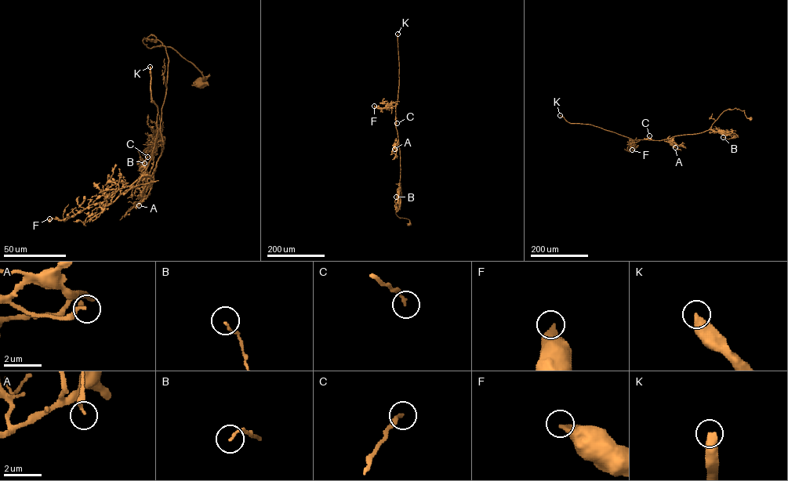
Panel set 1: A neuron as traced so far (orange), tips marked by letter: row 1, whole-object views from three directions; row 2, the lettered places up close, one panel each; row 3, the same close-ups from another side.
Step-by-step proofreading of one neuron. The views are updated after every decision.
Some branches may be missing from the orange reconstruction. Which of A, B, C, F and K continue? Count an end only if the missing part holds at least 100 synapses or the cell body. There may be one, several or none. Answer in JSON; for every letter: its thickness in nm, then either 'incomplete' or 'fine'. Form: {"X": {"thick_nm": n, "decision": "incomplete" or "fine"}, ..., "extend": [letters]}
{"A": {"thick_nm": 180, "decision": "fine"}, "B": {"thick_nm": 110, "decision": "fine"}, "C": {"thick_nm": 180, "decision": "fine"}, "F": {"thick_nm": 460, "decision": "fine"}, "K": {"thick_nm": 440, "decision": "incomplete"}, "extend": ["K"]}

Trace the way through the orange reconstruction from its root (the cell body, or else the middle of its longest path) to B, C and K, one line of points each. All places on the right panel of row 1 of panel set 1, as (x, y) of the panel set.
B: (750, 119), (746, 117), (744, 110), (738, 109), (724, 110), (709, 129), (736, 135), (728, 139), (723, 137)
C: (750, 119), (746, 117), (744, 110), (728, 109), (709, 129), (701, 132), (659, 140), (648, 139), (649, 135)
K: (750, 119), (744, 110), (728, 109), (701, 132), (633, 140), (591, 124), (570, 123), (560, 115)

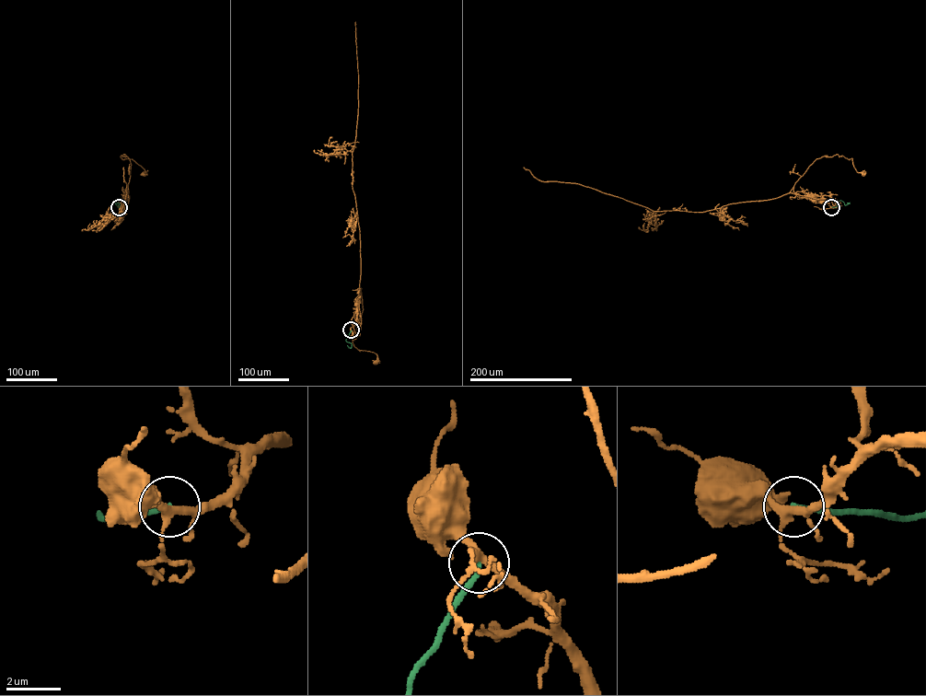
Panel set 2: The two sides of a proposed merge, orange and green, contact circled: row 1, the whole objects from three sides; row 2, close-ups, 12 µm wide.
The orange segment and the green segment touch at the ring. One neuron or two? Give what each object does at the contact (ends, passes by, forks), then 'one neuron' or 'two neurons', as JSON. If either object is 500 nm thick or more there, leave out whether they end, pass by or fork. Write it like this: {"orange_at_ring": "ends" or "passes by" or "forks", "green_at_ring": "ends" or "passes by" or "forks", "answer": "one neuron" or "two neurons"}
{"orange_at_ring": "forks", "green_at_ring": "ends", "answer": "two neurons"}

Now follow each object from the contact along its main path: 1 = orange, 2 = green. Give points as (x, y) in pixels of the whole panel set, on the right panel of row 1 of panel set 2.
1: (832, 207), (840, 203), (834, 199), (790, 192), (815, 161), (843, 156), (851, 158), (857, 171), (863, 174)
2: (832, 207), (839, 201), (845, 205), (850, 202), (847, 202)

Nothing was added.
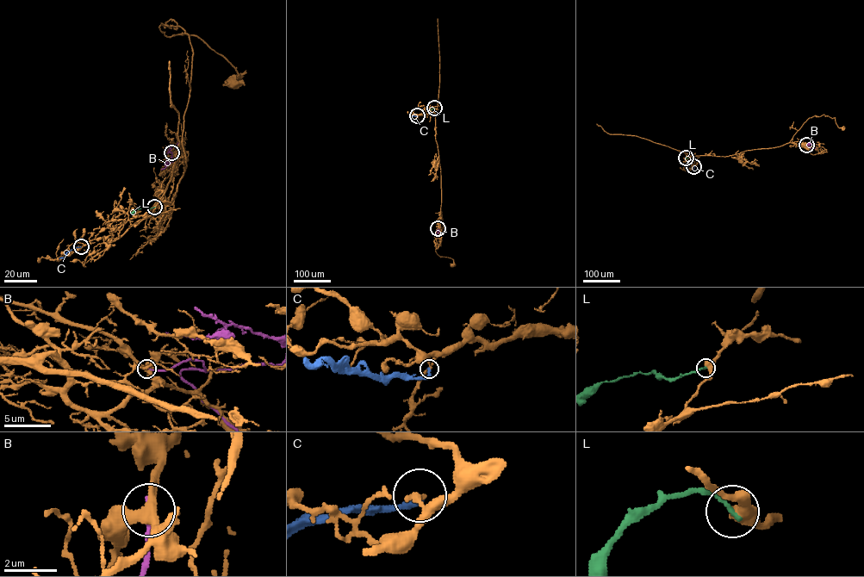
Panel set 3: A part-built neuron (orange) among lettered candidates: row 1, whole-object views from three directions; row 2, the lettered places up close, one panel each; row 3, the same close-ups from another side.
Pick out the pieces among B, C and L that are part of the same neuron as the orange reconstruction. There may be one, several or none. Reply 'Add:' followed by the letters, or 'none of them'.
Add: none of them

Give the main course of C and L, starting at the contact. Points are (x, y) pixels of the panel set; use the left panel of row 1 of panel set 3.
C: (81, 246), (73, 247), (59, 257)
L: (154, 207), (131, 213)

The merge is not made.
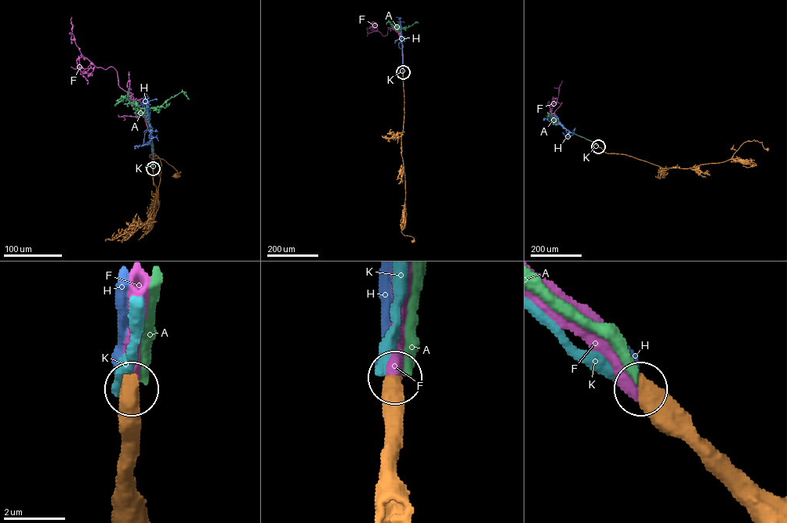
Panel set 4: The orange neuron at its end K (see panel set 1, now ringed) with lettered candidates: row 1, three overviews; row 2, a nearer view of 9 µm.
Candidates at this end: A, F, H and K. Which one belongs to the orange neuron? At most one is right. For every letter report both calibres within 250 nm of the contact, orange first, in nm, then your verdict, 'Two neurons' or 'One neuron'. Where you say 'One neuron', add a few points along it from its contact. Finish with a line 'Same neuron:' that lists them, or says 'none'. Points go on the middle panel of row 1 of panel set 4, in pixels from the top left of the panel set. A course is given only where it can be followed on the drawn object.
A: Thickness 550 nm (orange) against 320 nm. Two neurons
F: Thickness 600 nm (orange) against 550 nm. One neuron. Its course: (403, 72), (402, 45), (396, 31), (389, 28), (384, 36), (376, 30), (368, 33), (368, 36)
H: Thickness 500 nm (orange) against 400 nm. Two neurons
K: Thickness 600 nm (orange) against 420 nm. Two neurons
Same neuron: F

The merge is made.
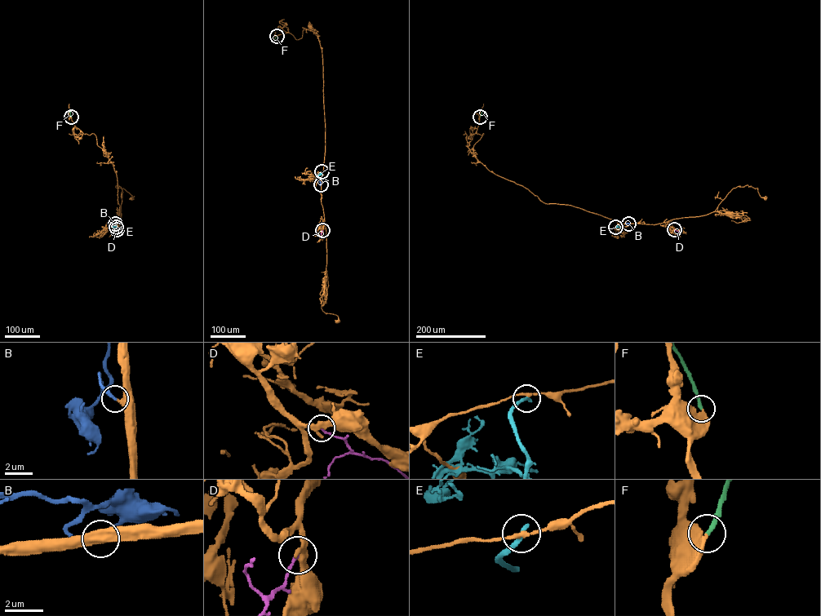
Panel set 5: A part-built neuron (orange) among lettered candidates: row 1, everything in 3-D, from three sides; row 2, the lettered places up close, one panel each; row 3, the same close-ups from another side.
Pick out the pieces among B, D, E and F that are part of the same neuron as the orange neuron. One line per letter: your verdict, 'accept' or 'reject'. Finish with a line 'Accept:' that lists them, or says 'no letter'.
B: accept
D: reject
E: reject
F: accept
Accept: B, F

